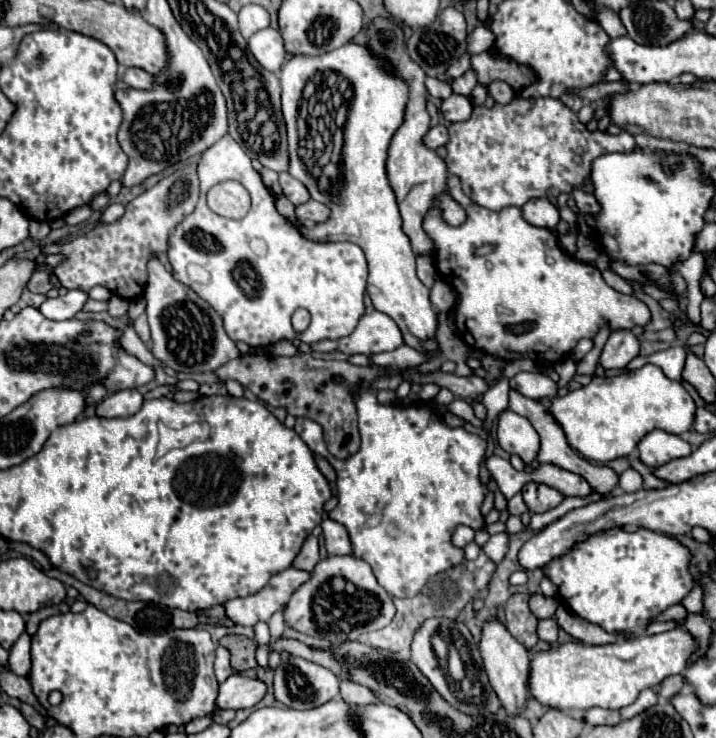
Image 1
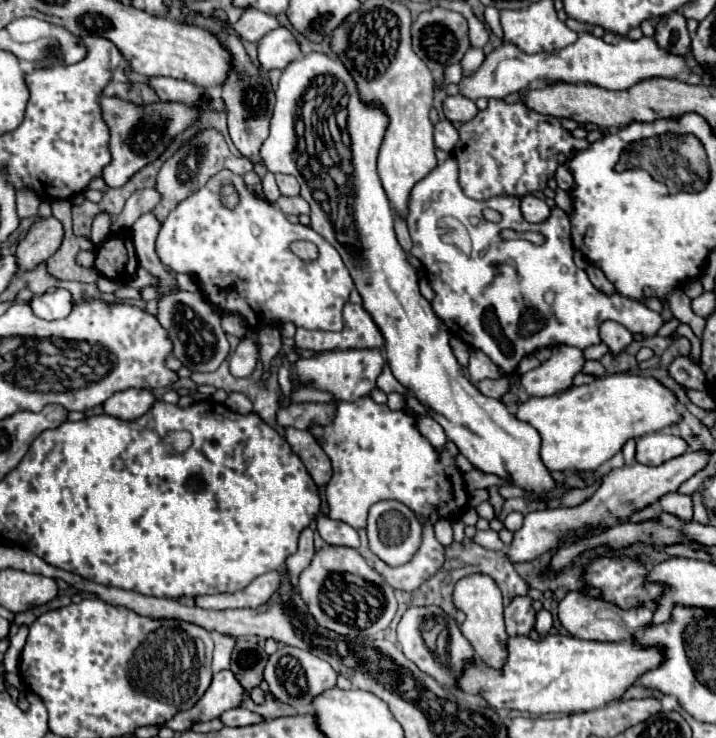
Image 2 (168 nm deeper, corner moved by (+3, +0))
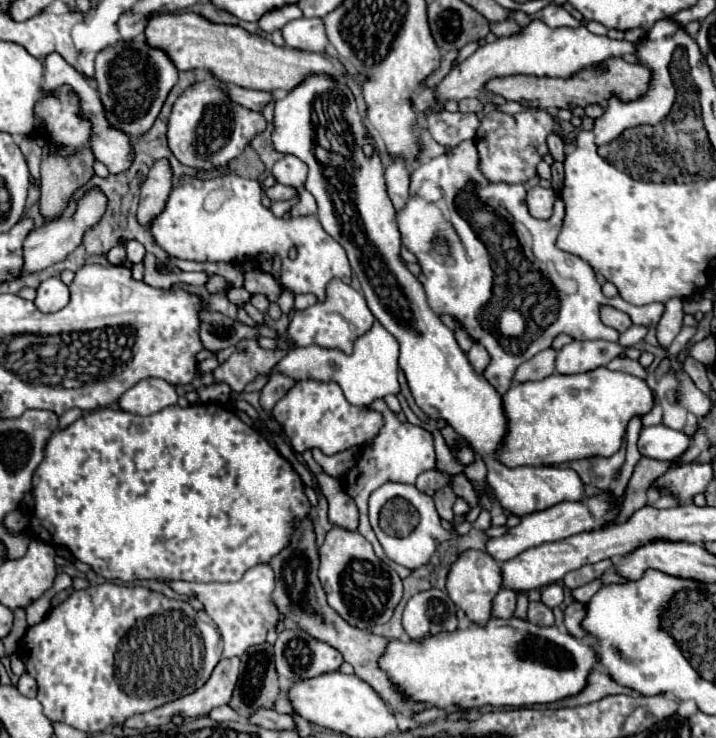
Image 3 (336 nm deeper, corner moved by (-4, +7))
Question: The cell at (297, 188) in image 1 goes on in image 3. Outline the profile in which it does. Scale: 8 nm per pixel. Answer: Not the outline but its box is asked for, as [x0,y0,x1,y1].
[271,155,307,189]

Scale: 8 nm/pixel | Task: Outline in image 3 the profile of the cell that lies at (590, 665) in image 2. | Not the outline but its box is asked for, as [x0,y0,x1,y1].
[379,617,597,707]

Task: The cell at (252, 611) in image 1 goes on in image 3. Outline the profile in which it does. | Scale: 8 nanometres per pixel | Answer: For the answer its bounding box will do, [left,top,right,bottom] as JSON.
[163,563,279,657]

